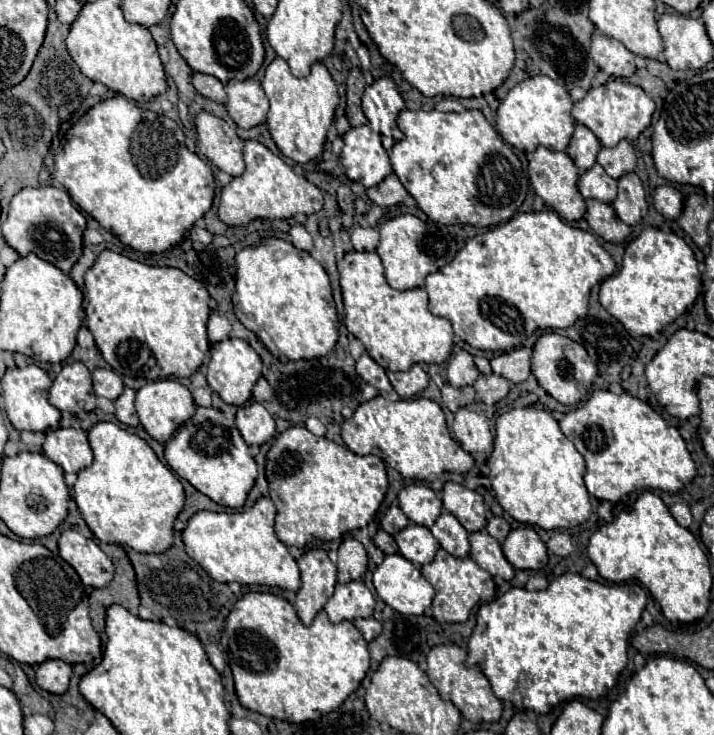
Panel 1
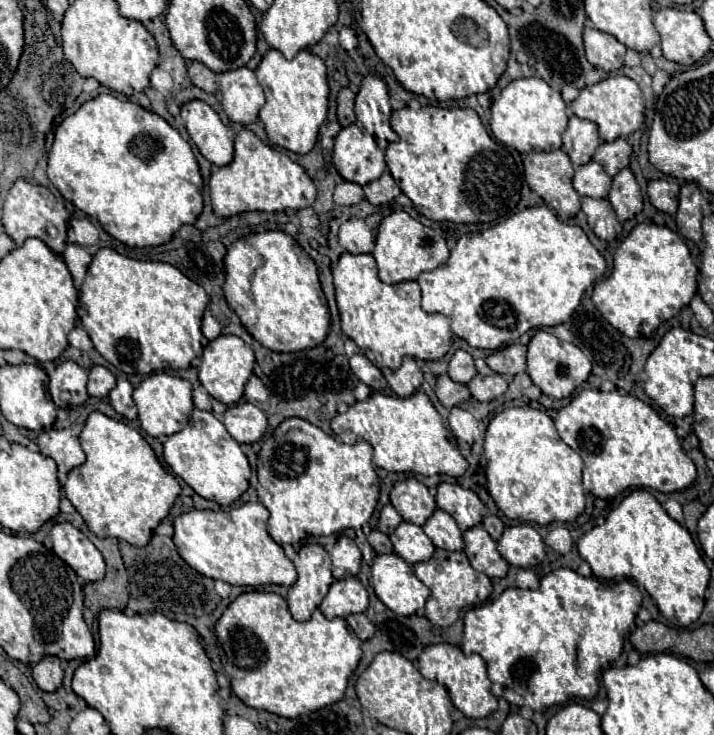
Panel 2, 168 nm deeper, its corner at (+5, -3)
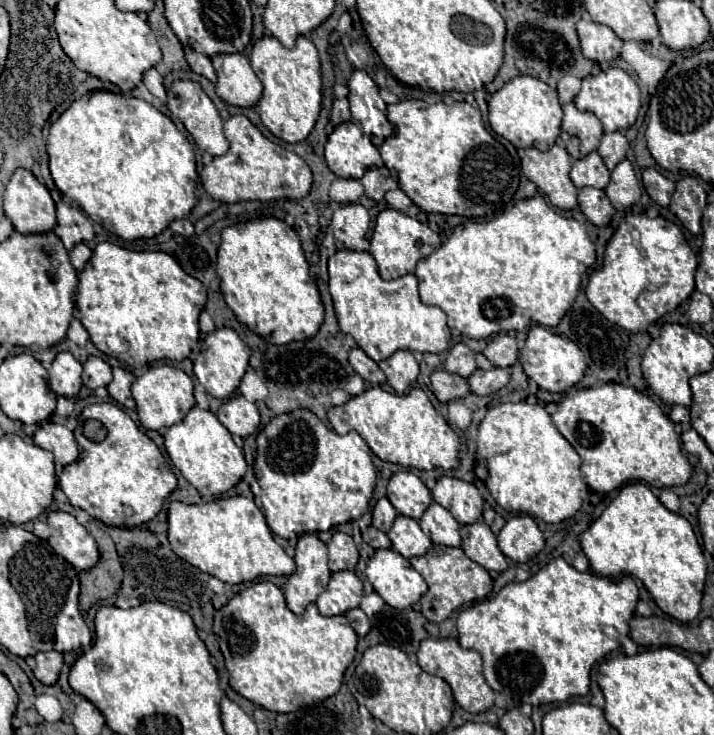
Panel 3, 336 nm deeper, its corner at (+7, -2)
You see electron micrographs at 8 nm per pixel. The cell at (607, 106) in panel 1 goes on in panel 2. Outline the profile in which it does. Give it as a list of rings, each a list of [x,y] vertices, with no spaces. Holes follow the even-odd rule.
[[[609,76],[593,86],[587,86],[579,92],[579,98],[571,102],[571,110],[585,120],[597,122],[599,136],[605,142],[613,142],[613,138],[629,136],[639,130],[643,124],[643,94],[635,80],[627,76]]]

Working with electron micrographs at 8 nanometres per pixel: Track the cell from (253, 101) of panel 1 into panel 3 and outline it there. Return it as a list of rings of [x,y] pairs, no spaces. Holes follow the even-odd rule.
[[[217,55],[213,57],[217,71],[217,95],[233,107],[253,107],[259,103],[263,85],[253,73],[245,55]]]

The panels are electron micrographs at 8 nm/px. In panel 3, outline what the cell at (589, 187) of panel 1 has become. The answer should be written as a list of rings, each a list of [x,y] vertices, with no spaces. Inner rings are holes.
[[[593,151],[587,157],[573,163],[571,181],[575,183],[577,189],[581,189],[581,187],[605,189],[607,181],[609,181],[609,169],[605,167],[605,163],[597,155],[597,151]]]

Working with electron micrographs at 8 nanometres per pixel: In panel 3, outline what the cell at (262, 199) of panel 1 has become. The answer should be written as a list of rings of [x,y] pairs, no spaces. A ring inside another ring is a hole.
[[[233,115],[229,121],[225,121],[225,137],[231,143],[231,149],[221,155],[213,157],[209,165],[205,165],[201,173],[203,189],[221,203],[239,203],[239,201],[277,201],[277,199],[303,199],[309,195],[309,189],[313,185],[313,173],[307,167],[307,163],[295,155],[293,151],[287,151],[285,147],[269,141],[245,115]]]

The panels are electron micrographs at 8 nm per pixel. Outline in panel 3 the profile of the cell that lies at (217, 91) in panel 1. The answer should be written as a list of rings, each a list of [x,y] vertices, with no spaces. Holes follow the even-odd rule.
[[[189,49],[189,51],[185,53],[185,57],[187,57],[189,67],[191,67],[197,75],[203,75],[203,77],[207,77],[211,83],[217,83],[217,75],[215,75],[213,65],[211,65],[211,59],[209,59],[207,55]]]

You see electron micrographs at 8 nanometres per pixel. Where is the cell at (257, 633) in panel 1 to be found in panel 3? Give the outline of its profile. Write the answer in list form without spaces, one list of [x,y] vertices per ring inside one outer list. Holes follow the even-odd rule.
[[[269,581],[253,583],[251,587],[237,593],[225,607],[215,613],[213,633],[217,635],[225,669],[229,671],[229,685],[239,695],[249,699],[251,703],[275,711],[275,713],[293,713],[301,707],[315,705],[335,695],[341,687],[345,669],[355,659],[357,633],[349,627],[343,615],[323,617],[317,611],[317,605],[311,603],[303,615],[295,615],[285,605],[283,591]]]

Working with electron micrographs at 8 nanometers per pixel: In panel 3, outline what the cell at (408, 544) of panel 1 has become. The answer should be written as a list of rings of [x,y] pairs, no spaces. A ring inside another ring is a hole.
[[[399,515],[395,519],[395,523],[387,535],[393,543],[393,549],[407,559],[421,557],[433,545],[431,539],[421,531],[419,523],[411,517],[405,517],[405,515]]]

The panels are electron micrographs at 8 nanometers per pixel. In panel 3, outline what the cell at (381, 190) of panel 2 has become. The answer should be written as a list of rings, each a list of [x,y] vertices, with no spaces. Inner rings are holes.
[[[379,167],[379,169],[371,169],[367,171],[363,177],[361,177],[361,183],[365,187],[365,195],[369,199],[383,199],[383,195],[389,191],[389,189],[397,189],[397,183],[391,179],[387,167]]]

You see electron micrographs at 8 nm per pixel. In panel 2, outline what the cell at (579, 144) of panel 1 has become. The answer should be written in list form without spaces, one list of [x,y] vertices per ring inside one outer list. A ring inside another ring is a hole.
[[[573,114],[563,132],[563,146],[561,146],[561,150],[569,154],[573,166],[577,168],[581,164],[587,164],[593,158],[597,146],[599,146],[597,124],[591,120],[577,118]]]

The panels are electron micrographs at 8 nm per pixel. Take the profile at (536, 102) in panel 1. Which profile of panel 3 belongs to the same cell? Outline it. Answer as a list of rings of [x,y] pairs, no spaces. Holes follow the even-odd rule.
[[[519,75],[507,81],[488,101],[488,123],[499,137],[511,141],[515,147],[535,147],[547,151],[561,133],[563,109],[557,97],[557,91],[543,83],[541,79]]]

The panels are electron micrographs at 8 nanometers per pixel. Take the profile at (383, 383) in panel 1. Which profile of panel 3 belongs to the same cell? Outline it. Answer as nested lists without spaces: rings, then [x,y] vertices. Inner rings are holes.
[[[353,347],[349,351],[349,363],[357,371],[357,375],[361,375],[367,383],[371,383],[371,385],[385,383],[385,373],[379,369],[379,365],[371,357],[367,357],[363,353],[363,349]]]

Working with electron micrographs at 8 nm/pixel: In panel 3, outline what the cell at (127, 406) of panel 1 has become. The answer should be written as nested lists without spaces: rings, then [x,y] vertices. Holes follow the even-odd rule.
[[[115,367],[113,369],[113,381],[107,385],[107,391],[109,395],[121,403],[123,407],[127,409],[135,409],[135,399],[131,395],[131,383],[133,383],[133,375],[121,367]]]

